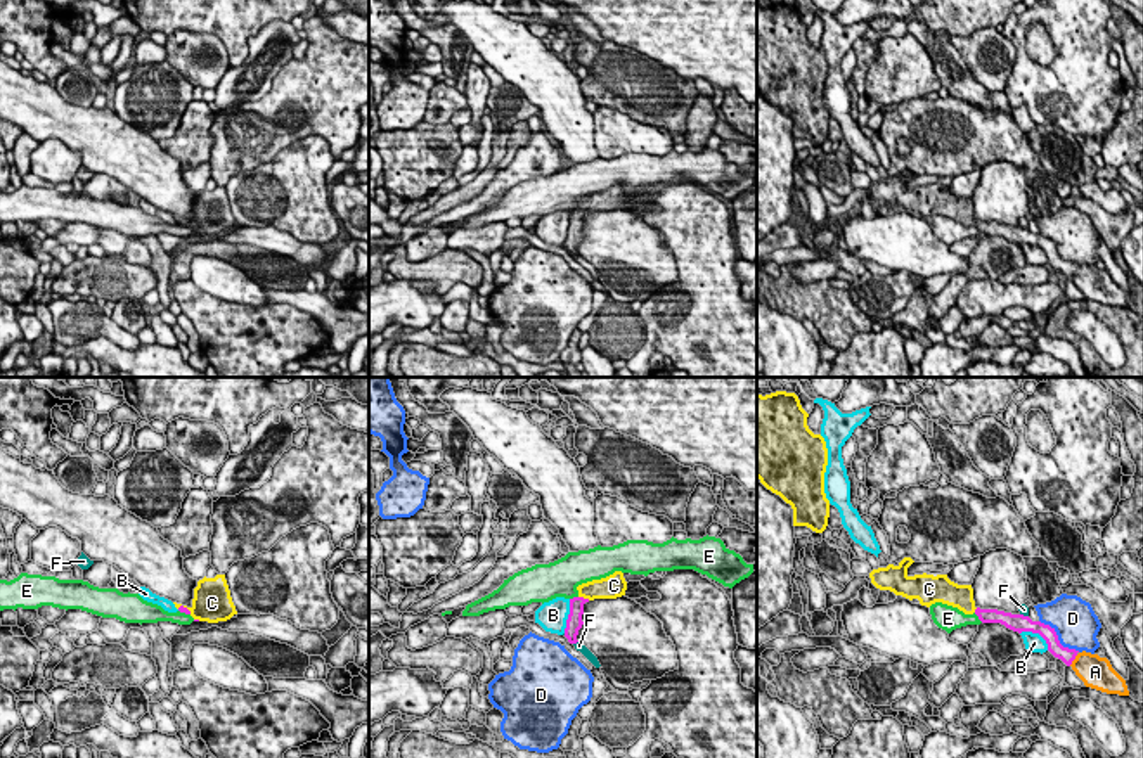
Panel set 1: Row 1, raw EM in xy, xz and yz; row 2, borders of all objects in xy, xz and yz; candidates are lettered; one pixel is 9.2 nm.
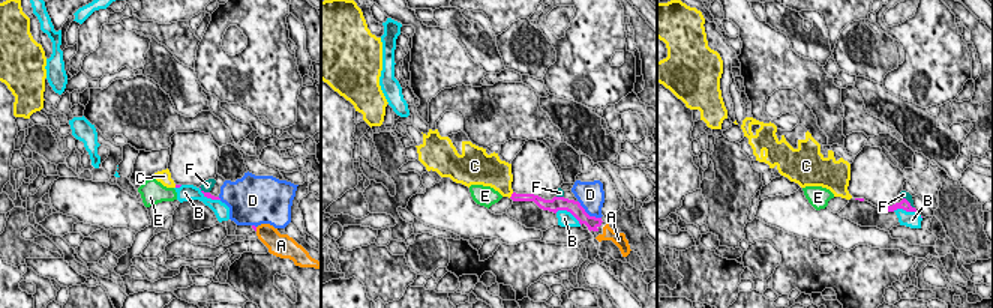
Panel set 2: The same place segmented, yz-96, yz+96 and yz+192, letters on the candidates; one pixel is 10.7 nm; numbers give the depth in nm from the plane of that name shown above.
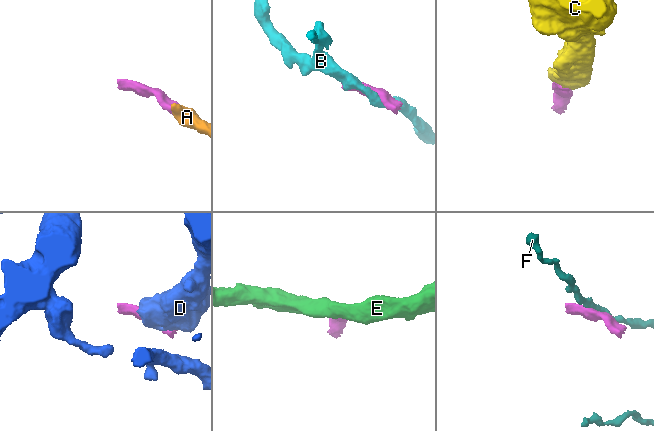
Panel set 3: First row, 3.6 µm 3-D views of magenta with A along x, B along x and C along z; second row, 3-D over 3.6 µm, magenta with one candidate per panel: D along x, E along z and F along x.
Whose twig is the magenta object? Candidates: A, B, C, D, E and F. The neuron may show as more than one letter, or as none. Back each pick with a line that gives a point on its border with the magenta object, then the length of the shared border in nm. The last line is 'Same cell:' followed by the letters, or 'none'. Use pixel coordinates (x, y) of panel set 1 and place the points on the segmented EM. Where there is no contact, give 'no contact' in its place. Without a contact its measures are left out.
A: contact yz (1074, 658); length 140 nm
C: contact xz (582, 597); length 120 nm
Same cell: A, C

